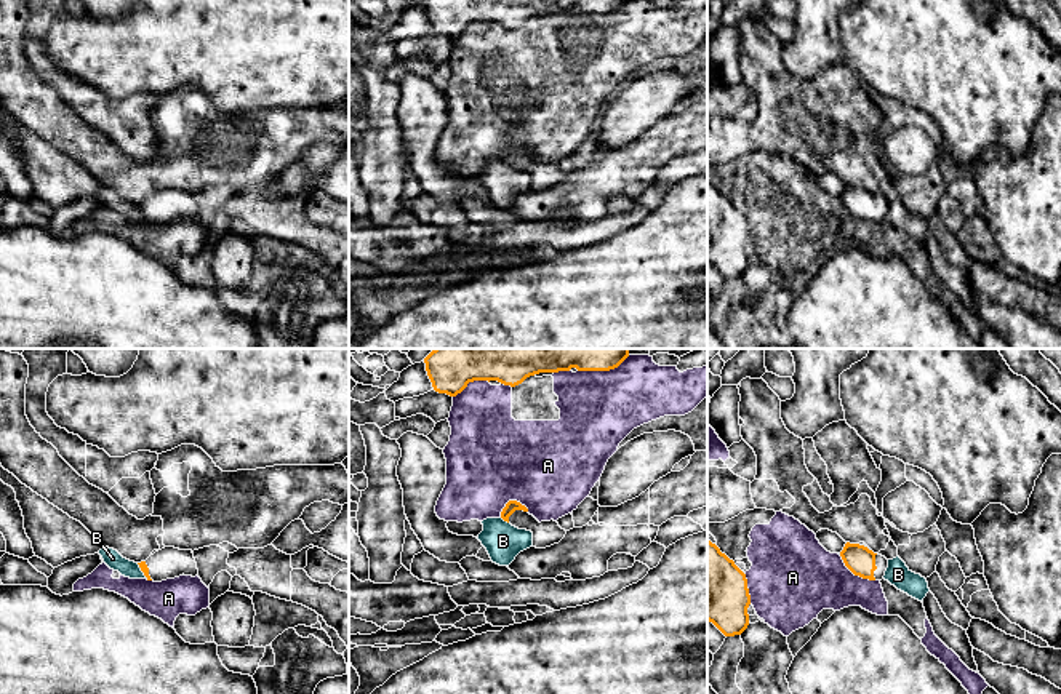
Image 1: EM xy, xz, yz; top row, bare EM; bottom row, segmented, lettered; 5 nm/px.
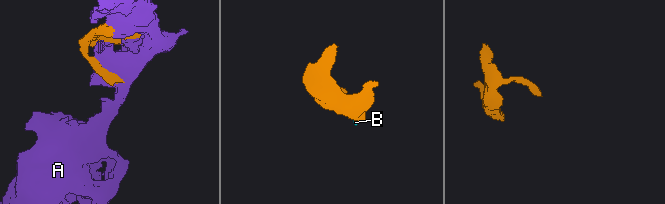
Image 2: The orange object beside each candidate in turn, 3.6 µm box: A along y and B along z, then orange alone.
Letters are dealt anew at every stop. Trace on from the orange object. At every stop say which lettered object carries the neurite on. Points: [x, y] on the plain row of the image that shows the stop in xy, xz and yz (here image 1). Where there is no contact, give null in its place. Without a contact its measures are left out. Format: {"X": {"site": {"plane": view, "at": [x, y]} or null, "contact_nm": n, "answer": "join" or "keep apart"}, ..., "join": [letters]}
{"A": {"site": {"plane": "yz", "at": [855, 216]}, "contact_nm": 220, "answer": "keep apart"}, "B": {"site": {"plane": "xz", "at": [504, 162]}, "contact_nm": 50, "answer": "keep apart"}, "join": []}

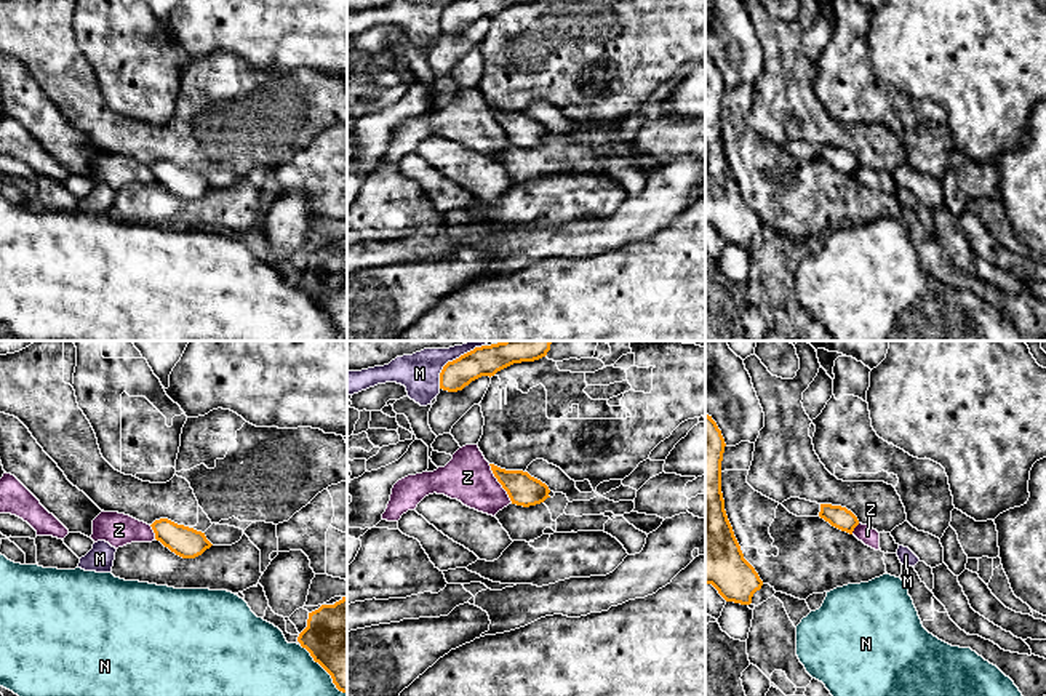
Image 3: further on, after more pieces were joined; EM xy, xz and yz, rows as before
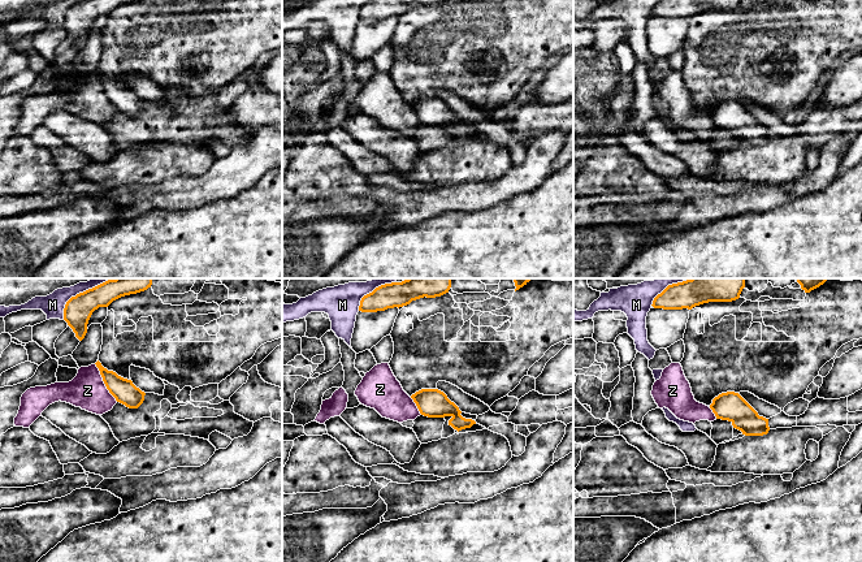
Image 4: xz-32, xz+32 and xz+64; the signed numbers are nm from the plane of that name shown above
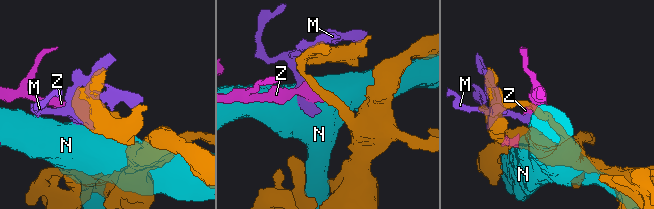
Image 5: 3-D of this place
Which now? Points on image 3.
{"M": {"site": {"plane": "xz", "at": [442, 13]}, "contact_nm": 180, "answer": "keep apart"}, "N": {"site": {"plane": "xy", "at": [325, 311]}, "contact_nm": 340, "answer": "keep apart"}, "Z": {"site": {"plane": "xz", "at": [499, 124]}, "contact_nm": 240, "answer": "keep apart"}, "join": []}

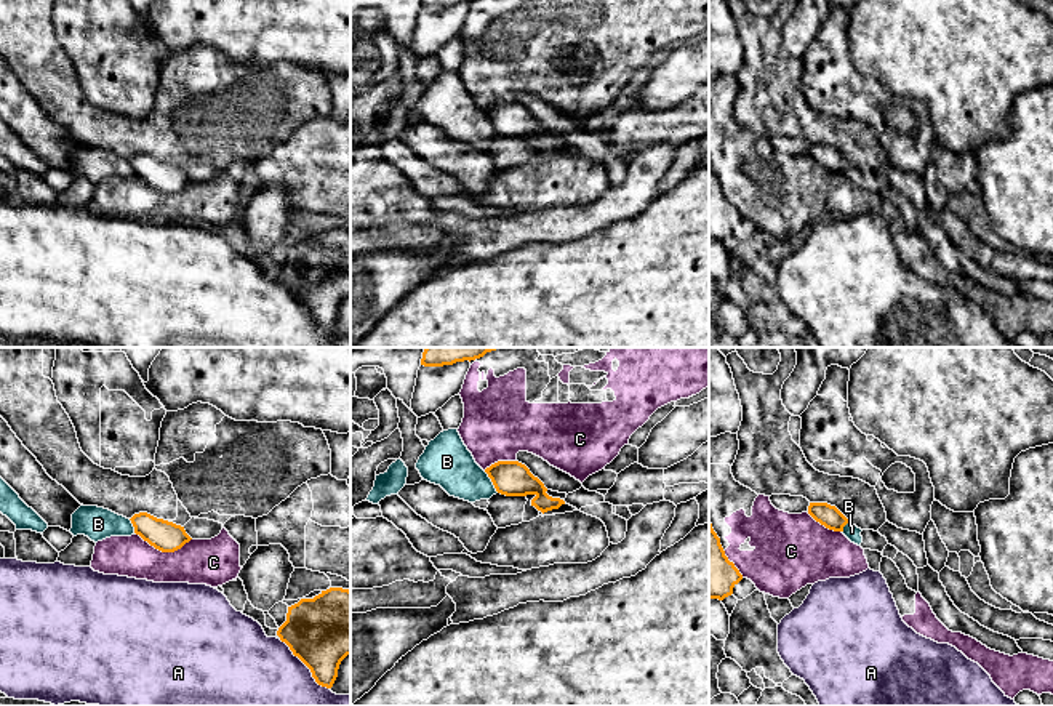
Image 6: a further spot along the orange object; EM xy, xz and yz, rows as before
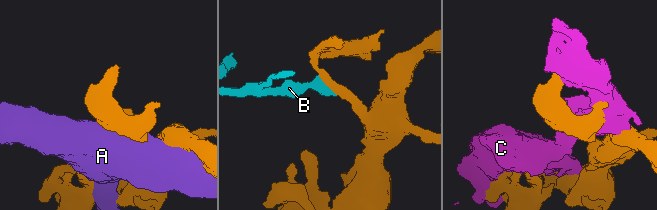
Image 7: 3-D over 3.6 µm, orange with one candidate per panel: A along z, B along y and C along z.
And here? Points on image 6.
{"A": {"site": {"plane": "xy", "at": [306, 306]}, "contact_nm": 360, "answer": "keep apart"}, "B": {"site": {"plane": "xz", "at": [492, 122]}, "contact_nm": 130, "answer": "keep apart"}, "C": {"site": {"plane": "xy", "at": [164, 192]}, "contact_nm": 300, "answer": "keep apart"}, "join": []}

